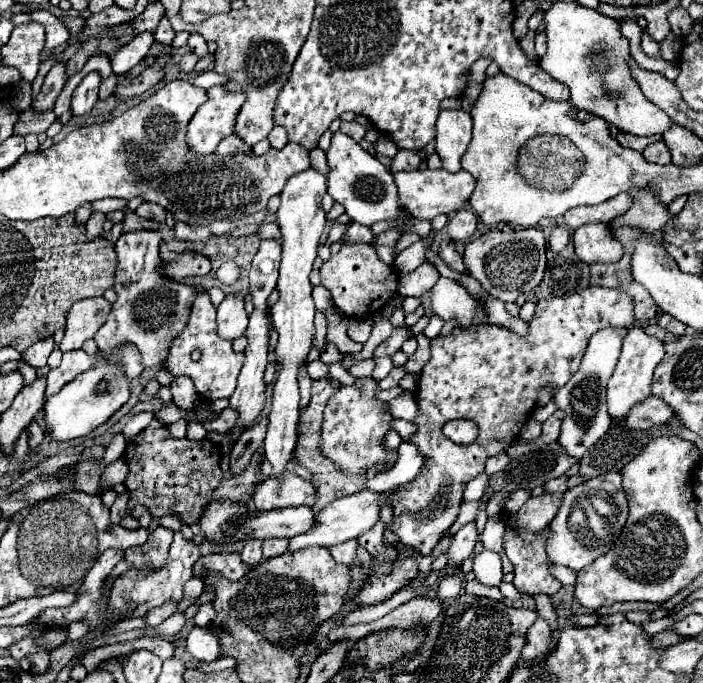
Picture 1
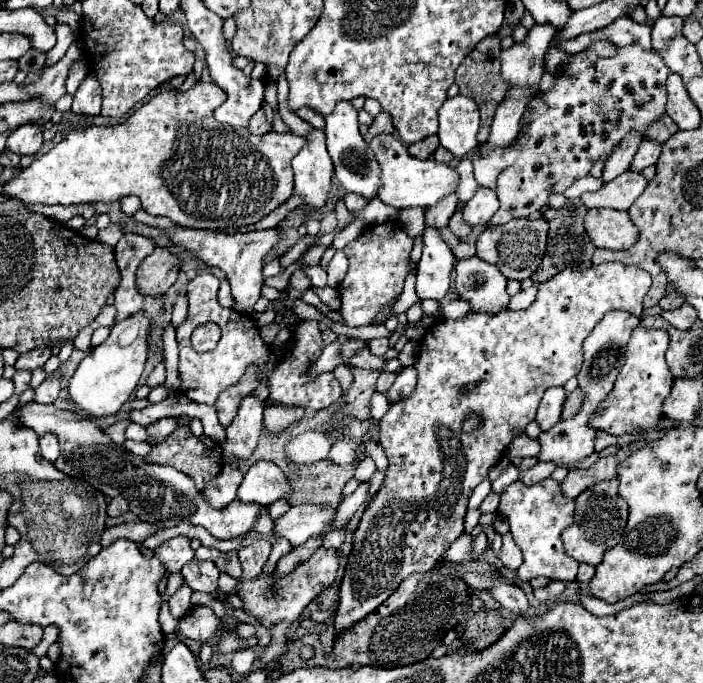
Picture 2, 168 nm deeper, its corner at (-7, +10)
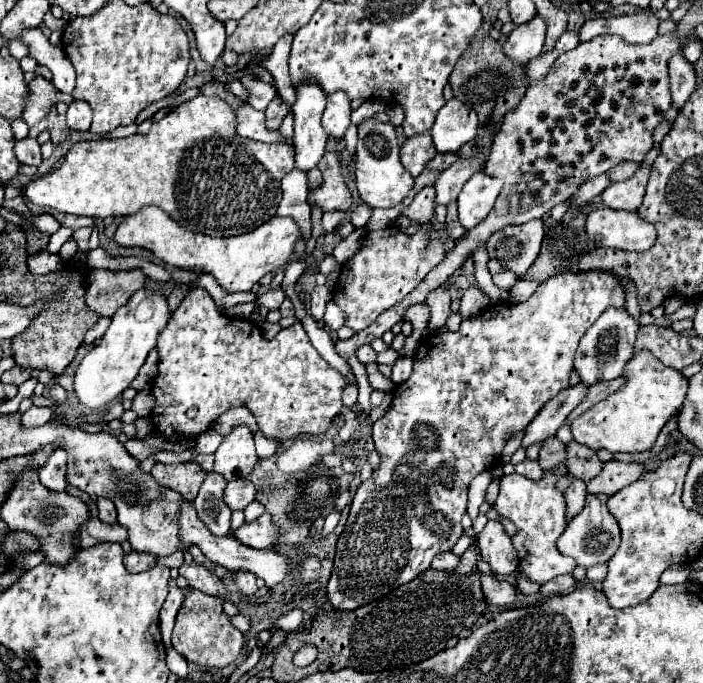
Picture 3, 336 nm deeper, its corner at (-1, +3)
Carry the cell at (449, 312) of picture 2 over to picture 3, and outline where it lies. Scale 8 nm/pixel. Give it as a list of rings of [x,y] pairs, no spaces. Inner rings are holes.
[[[472,285],[462,295],[460,313],[464,317],[474,317],[474,315],[480,315],[488,305],[490,305],[490,297],[478,285]]]

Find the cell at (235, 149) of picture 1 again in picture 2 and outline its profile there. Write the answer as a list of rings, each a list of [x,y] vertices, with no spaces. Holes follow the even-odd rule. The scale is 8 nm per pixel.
[[[258,110],[258,114],[254,114],[254,116],[250,118],[248,130],[250,130],[250,134],[256,134],[256,136],[262,136],[262,134],[266,134],[268,130],[272,130],[270,124],[268,124],[268,120],[266,120],[264,110]]]

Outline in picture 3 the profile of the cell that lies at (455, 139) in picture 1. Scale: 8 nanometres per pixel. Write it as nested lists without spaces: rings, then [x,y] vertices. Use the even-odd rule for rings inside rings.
[[[450,99],[438,111],[436,123],[430,133],[438,153],[456,153],[464,143],[476,137],[476,129],[478,129],[476,111],[466,107],[458,99]]]

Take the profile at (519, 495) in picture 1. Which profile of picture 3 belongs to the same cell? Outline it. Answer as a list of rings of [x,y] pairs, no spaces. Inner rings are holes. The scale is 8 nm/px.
[[[524,459],[522,463],[518,463],[516,465],[516,473],[520,473],[520,475],[524,475],[524,477],[528,477],[528,479],[532,479],[532,481],[538,481],[540,477],[542,477],[542,467],[538,465],[538,461],[530,461],[530,459]]]

